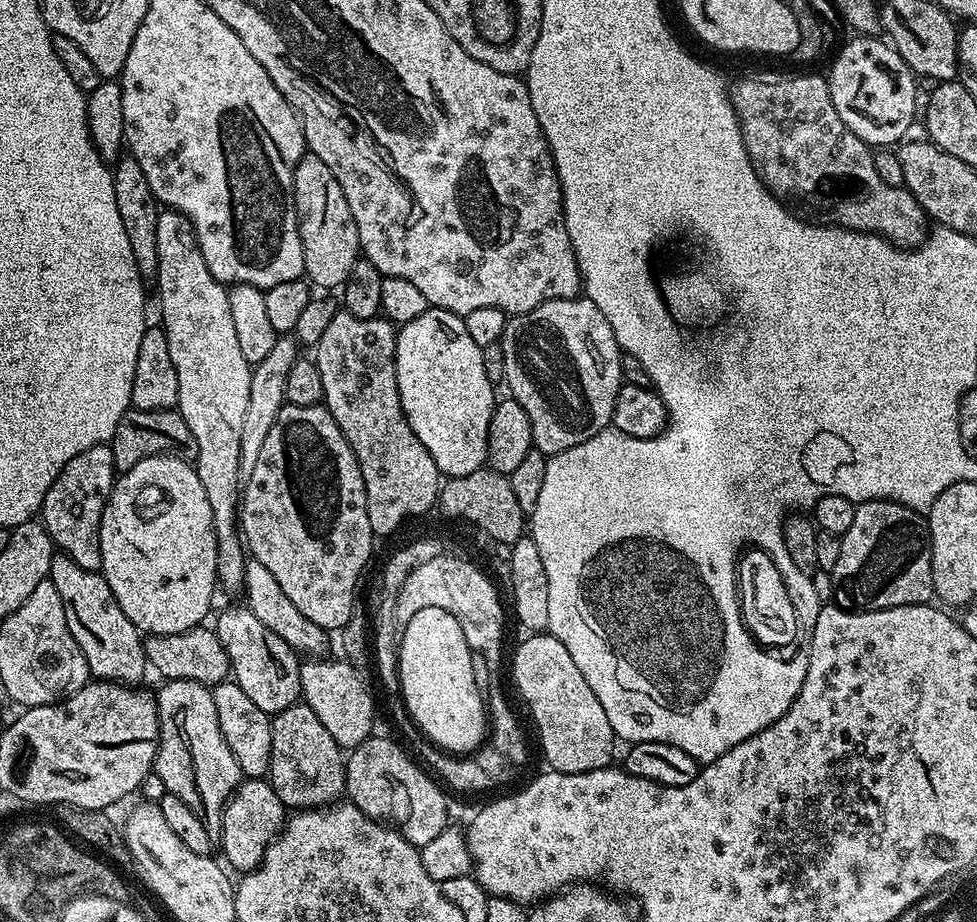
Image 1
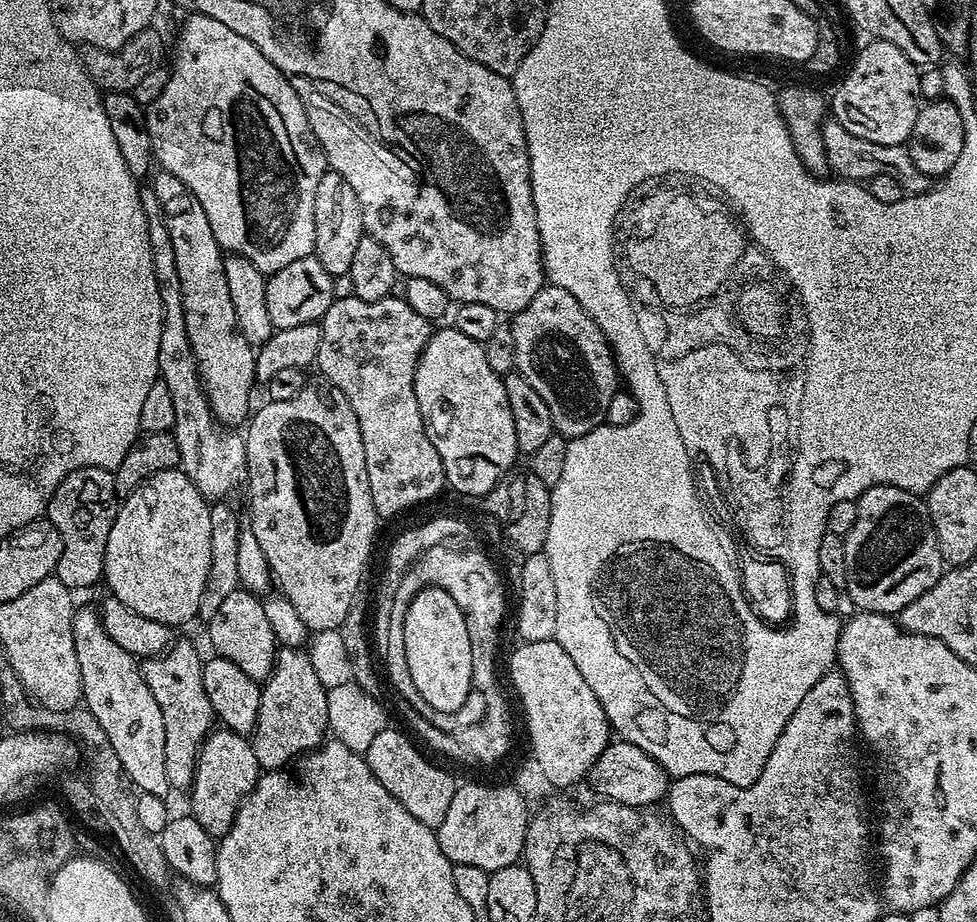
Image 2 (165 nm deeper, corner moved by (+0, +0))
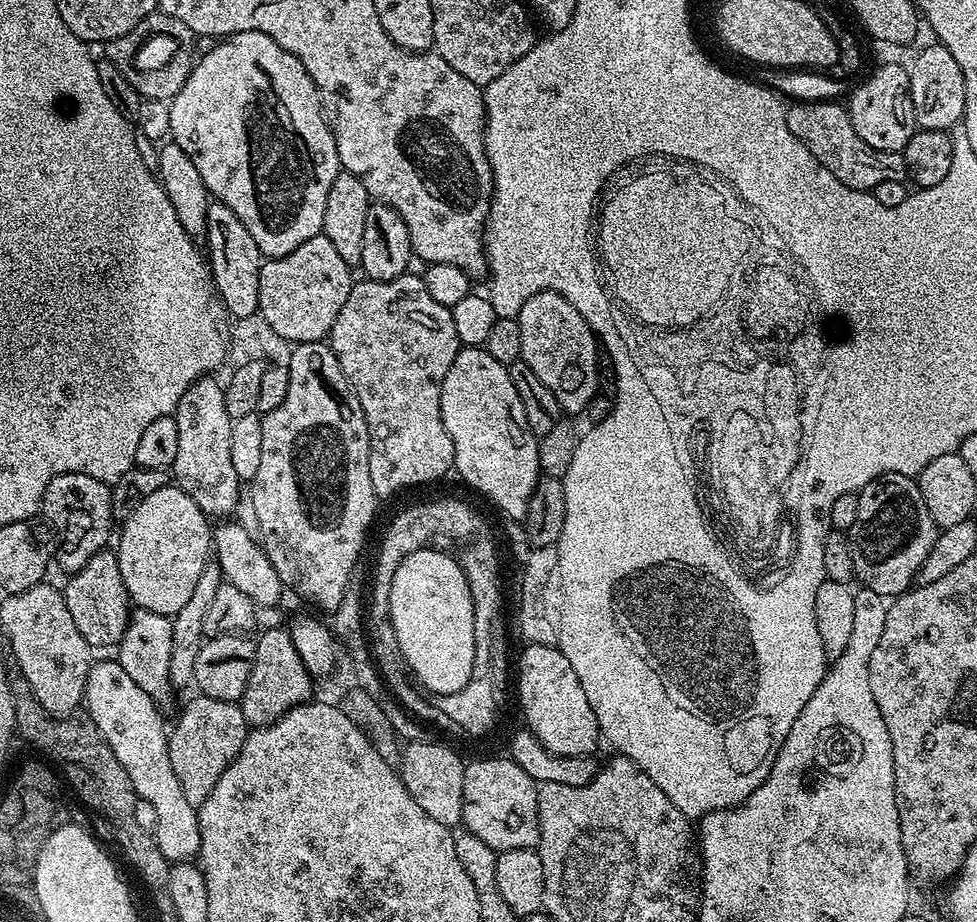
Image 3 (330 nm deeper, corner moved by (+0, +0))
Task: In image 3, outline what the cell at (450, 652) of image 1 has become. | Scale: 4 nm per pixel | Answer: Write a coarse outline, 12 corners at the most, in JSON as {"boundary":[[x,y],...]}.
{"boundary":[[414,550],[389,618],[425,693],[470,682],[474,603],[455,556]]}

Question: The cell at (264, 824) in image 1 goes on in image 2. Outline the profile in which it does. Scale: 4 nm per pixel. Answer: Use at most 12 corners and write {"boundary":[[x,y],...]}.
{"boundary":[[217,727],[196,758],[190,815],[225,836],[261,775],[251,739]]}

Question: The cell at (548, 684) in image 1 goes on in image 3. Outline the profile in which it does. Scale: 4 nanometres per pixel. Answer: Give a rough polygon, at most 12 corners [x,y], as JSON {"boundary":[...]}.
{"boundary":[[559,647],[520,656],[527,731],[556,756],[590,756],[598,718]]}

